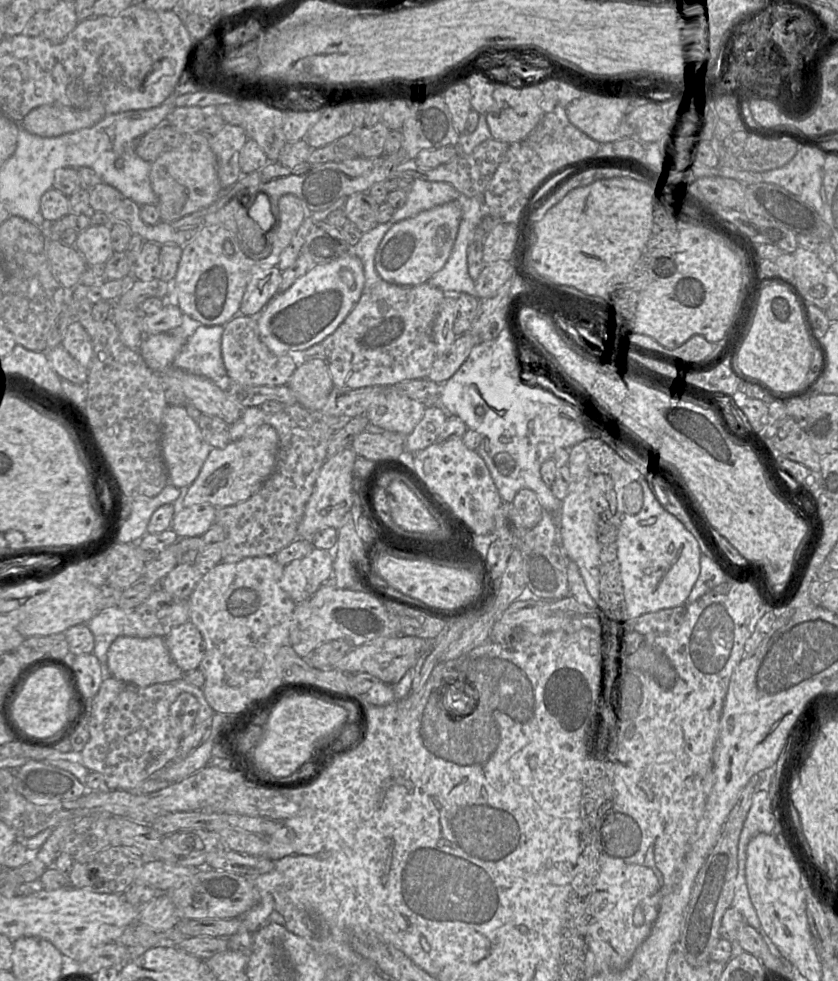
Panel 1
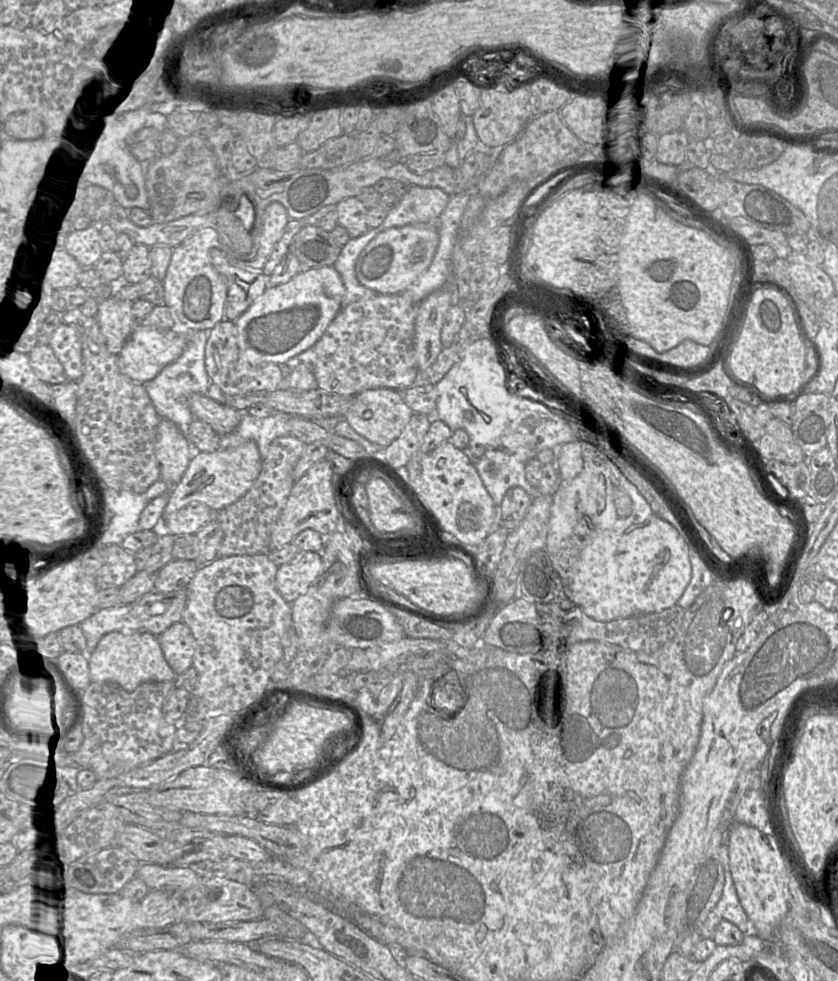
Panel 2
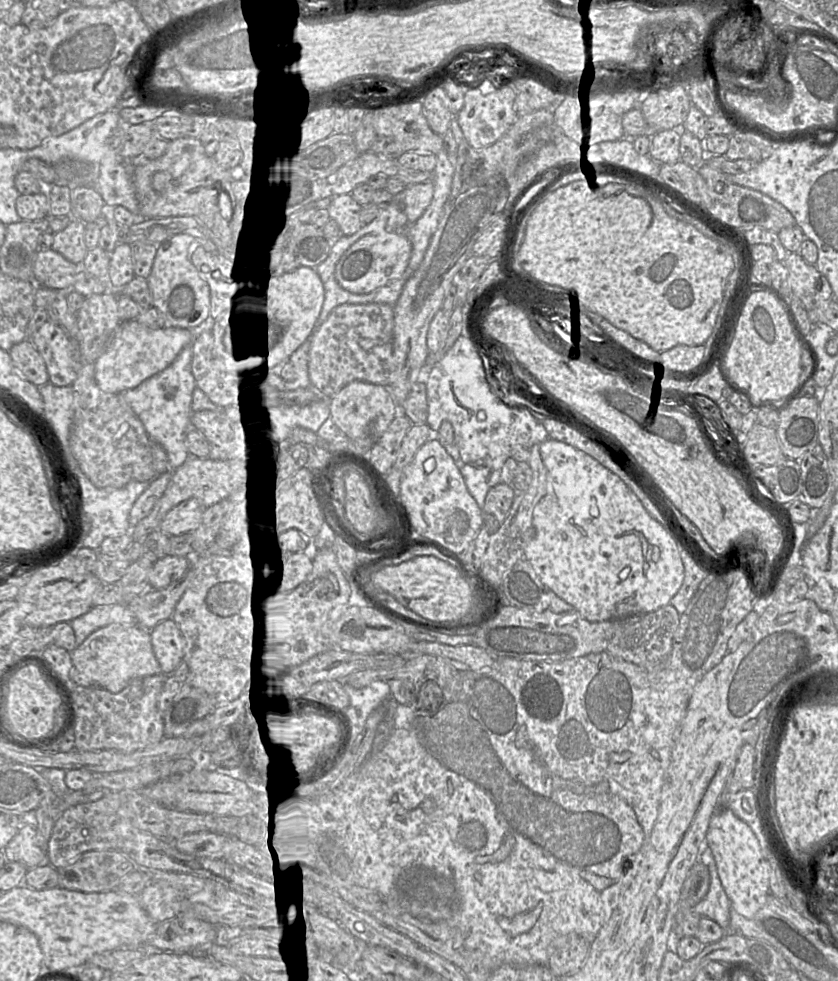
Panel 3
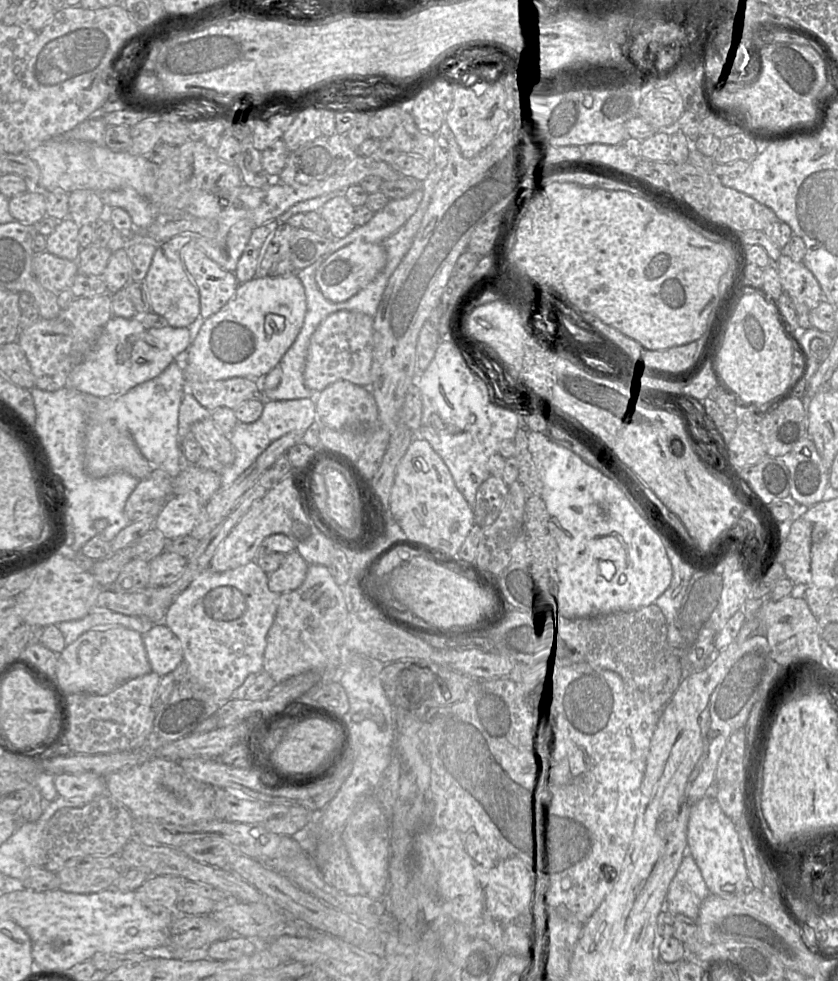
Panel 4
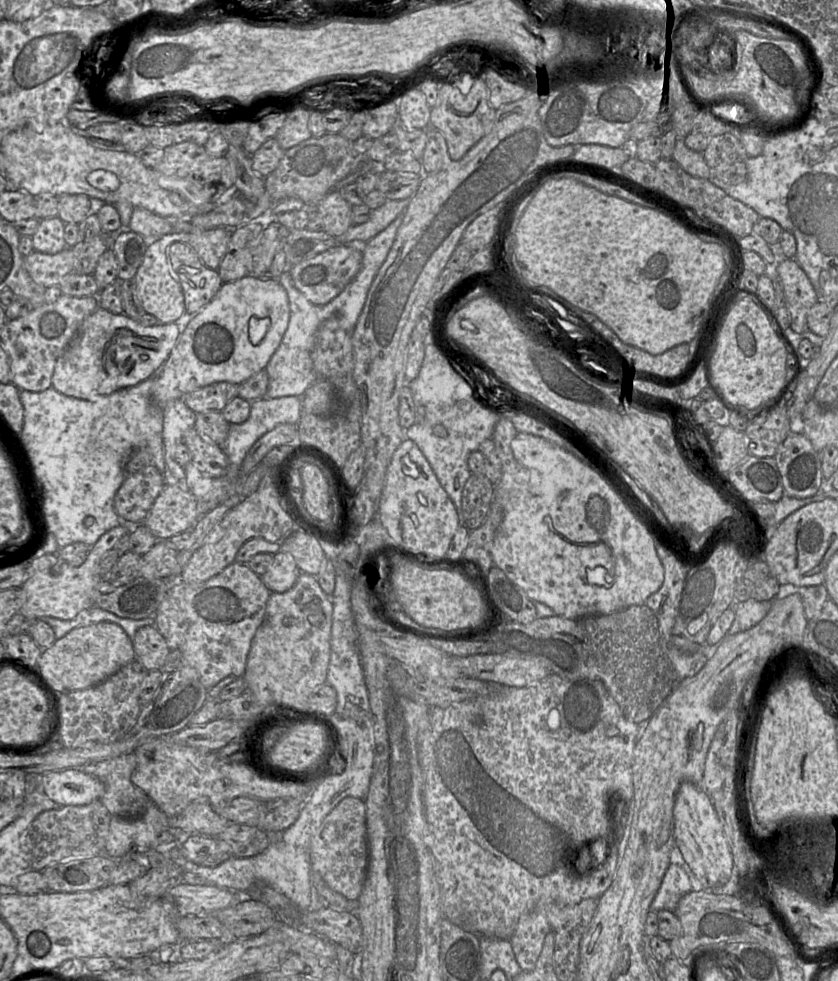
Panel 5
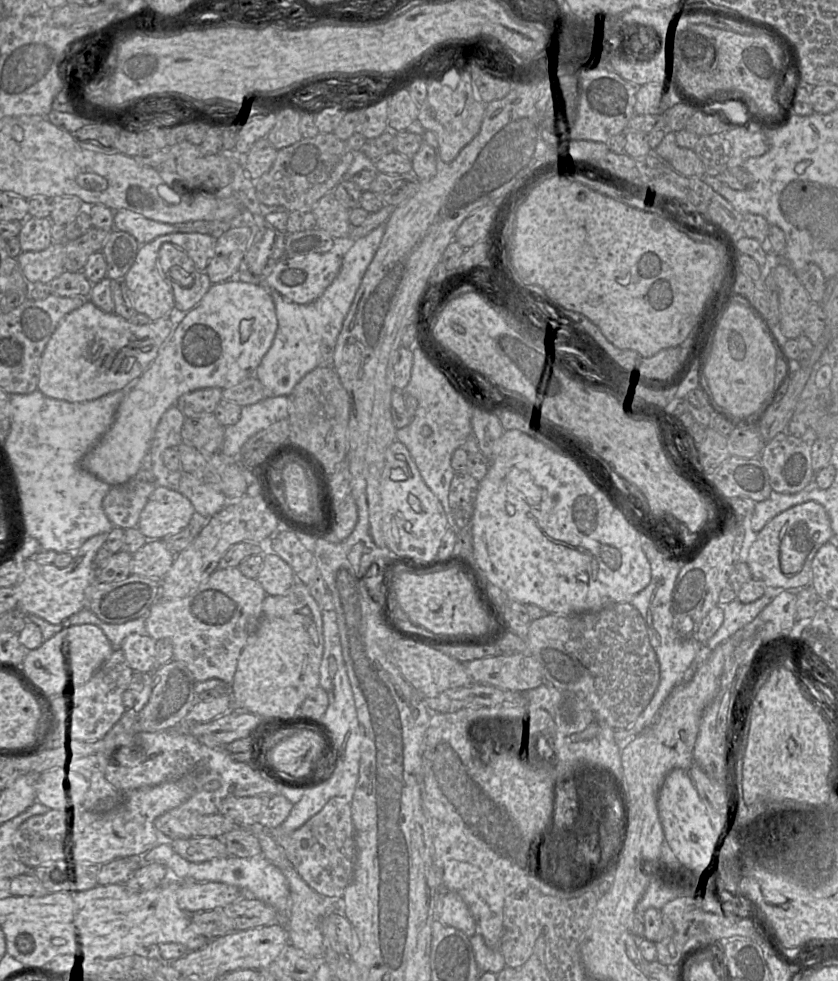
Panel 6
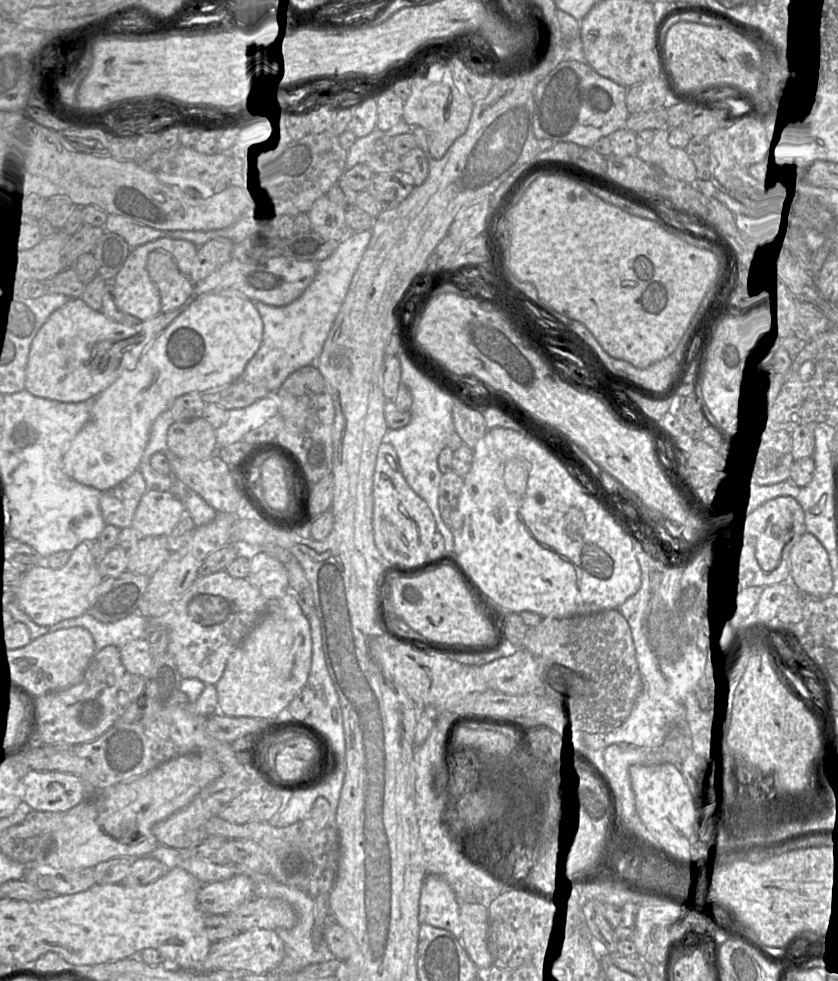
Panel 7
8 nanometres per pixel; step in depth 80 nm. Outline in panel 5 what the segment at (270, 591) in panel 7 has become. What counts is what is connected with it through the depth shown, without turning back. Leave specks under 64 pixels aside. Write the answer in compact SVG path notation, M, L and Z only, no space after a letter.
M280 551L273 555L272 564L261 578L272 593L285 593L295 585L300 574L294 557Z

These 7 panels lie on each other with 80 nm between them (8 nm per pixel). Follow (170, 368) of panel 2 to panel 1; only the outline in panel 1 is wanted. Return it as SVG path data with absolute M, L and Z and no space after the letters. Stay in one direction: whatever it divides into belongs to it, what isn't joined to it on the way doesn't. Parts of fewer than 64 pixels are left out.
M224 326L198 327L175 357L172 367L199 375L215 383L229 382L222 360Z

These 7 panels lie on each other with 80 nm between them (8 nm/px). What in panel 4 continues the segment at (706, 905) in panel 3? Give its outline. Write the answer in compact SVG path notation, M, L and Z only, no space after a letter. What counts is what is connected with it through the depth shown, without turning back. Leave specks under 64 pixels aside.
M687 854L670 883L664 911L696 919L702 902L709 894L695 860Z

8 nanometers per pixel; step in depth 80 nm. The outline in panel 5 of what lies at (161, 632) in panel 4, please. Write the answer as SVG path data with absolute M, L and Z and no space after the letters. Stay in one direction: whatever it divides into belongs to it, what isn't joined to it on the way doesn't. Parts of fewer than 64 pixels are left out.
M154 625L138 630L131 638L135 661L148 671L161 669L171 651L164 637Z

